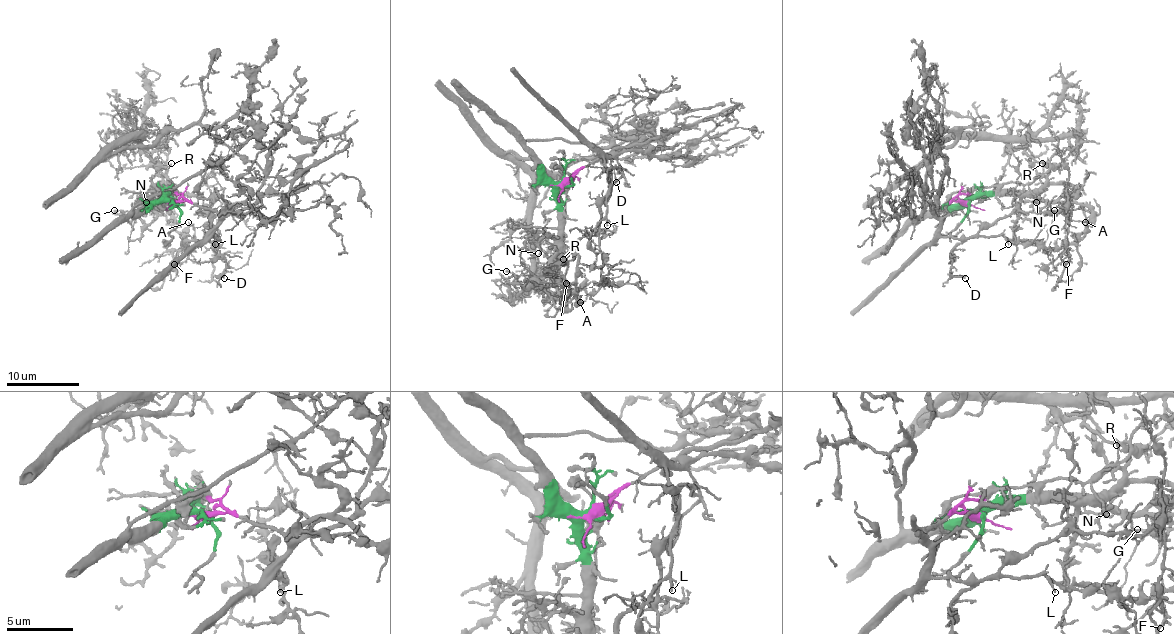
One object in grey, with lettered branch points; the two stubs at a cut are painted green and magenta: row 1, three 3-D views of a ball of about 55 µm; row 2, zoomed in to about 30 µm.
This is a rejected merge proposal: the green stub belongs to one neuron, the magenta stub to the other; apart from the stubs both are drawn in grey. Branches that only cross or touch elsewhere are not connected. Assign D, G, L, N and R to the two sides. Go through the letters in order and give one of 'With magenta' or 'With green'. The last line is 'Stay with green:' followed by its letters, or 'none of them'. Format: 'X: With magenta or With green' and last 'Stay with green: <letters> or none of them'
D: With magenta
G: With green
L: With magenta
N: With green
R: With green
Stay with green: G, N, R

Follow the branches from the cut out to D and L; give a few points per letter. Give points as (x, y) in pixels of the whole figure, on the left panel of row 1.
D: (168, 201), (191, 201), (217, 214), (219, 227), (213, 234), (226, 268), (224, 278)
L: (168, 201), (191, 201), (211, 208), (219, 227), (213, 236), (219, 238), (215, 236), (215, 245)

